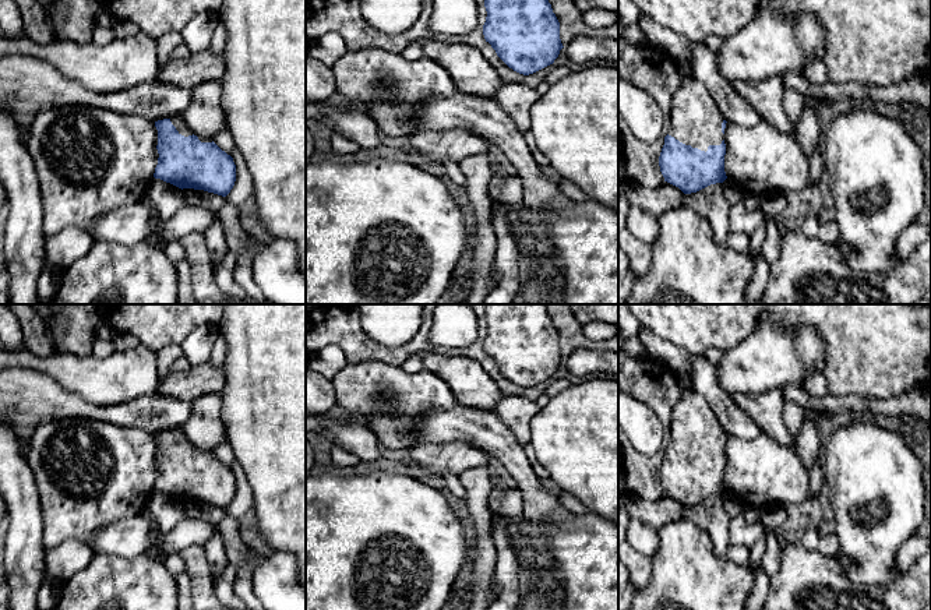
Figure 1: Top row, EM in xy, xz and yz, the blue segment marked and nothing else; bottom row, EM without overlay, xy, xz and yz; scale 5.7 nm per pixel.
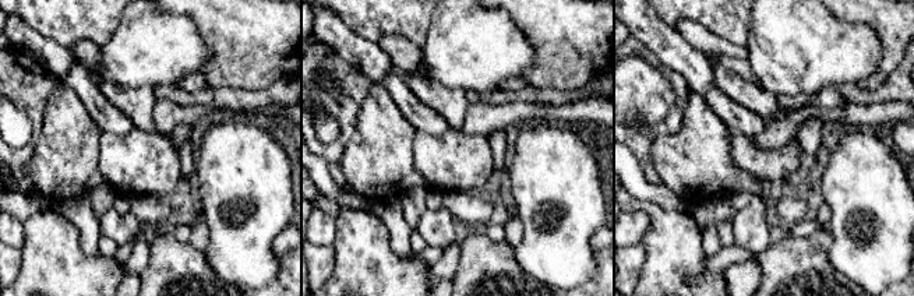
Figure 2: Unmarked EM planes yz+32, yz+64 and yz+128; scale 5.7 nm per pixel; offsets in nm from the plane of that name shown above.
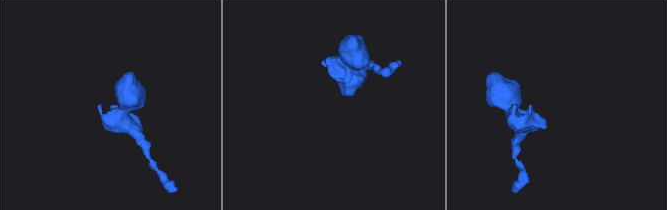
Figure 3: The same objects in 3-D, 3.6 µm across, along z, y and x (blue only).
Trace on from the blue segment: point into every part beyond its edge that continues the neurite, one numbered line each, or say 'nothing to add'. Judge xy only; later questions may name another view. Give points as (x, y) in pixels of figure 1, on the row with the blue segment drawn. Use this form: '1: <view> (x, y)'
1: xy (177, 122)

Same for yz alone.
1: yz (695, 120)

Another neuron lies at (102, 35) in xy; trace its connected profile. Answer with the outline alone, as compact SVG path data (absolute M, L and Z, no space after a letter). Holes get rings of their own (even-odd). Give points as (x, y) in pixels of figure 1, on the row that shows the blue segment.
M95 25L94 38L92 38L94 43L103 46L103 45L112 42L113 39L114 39L114 35L113 35L112 28Z

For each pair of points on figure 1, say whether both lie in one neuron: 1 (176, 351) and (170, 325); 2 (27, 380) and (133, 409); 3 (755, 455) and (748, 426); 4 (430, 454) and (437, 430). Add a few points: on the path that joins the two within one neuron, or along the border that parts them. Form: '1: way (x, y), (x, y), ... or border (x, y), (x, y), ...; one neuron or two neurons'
1: border (179, 344), (168, 344), (157, 351); two neurons
2: way (53, 402), (92, 412), (106, 412); one neuron
3: border (727, 433), (743, 439), (755, 439), (761, 434); two neurons
4: border (468, 443), (441, 441), (419, 443), (416, 445); two neurons

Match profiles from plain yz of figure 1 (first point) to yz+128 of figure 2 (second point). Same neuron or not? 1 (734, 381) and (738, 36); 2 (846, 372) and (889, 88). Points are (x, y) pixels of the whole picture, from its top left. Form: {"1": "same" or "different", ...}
{"1": "different", "2": "different"}

